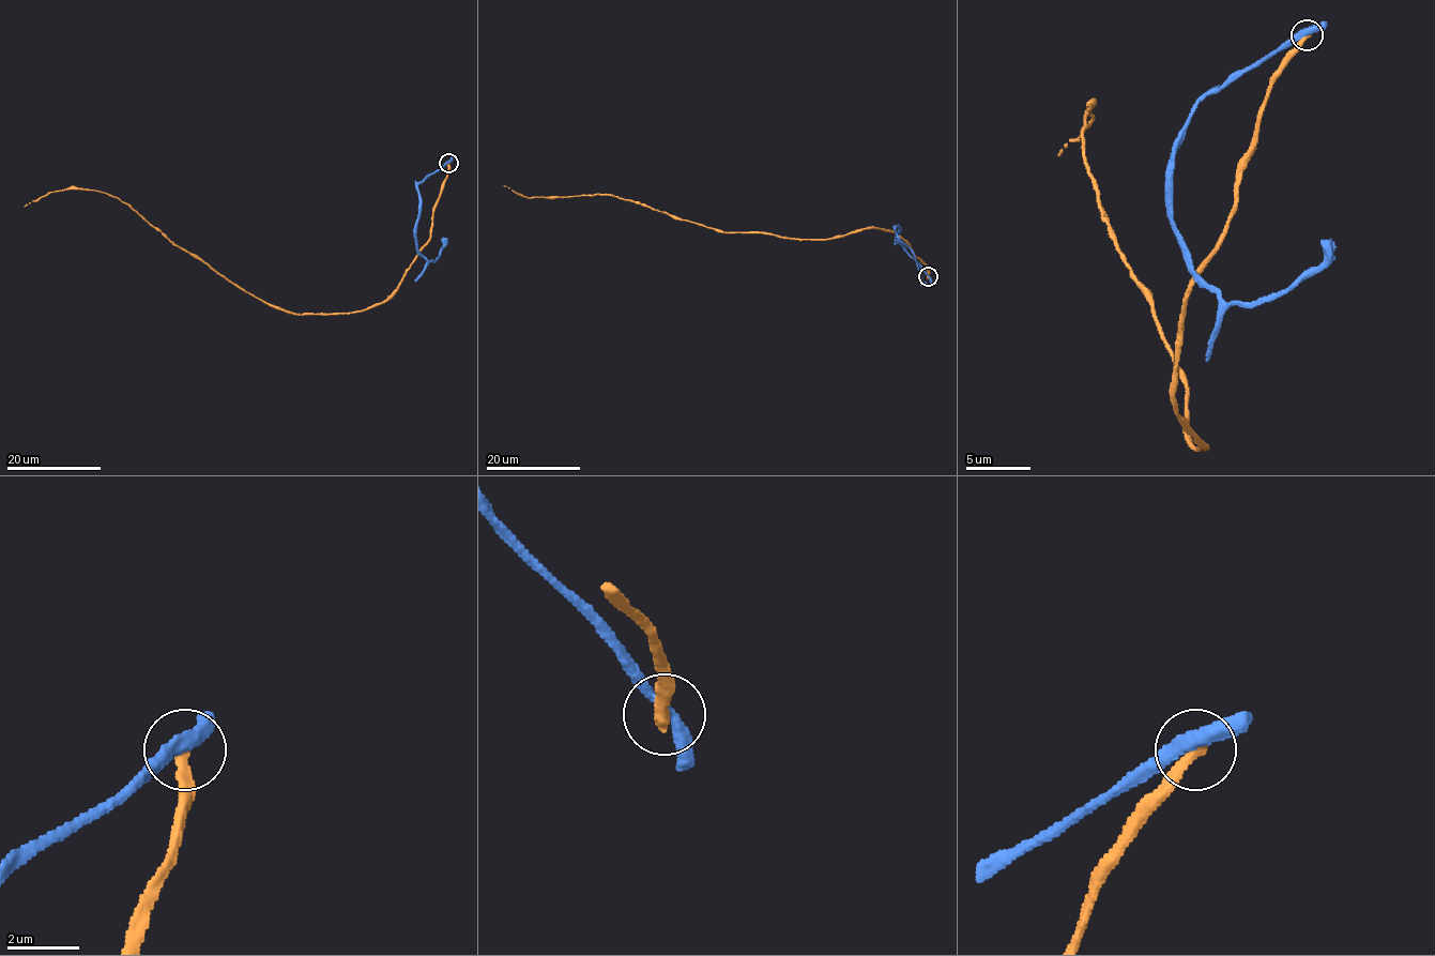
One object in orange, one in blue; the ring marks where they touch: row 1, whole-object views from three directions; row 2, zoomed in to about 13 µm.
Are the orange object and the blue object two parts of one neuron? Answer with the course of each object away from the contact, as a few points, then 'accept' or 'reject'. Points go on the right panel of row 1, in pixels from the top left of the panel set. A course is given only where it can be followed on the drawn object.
orange runs (1308, 34), (1269, 92), (1237, 211), (1186, 300), (1173, 403), (1205, 448), (1083, 156), (1089, 108), (1057, 156); blue runs (1308, 34), (1202, 102), (1173, 156), (1173, 227), (1189, 264), (1227, 303), (1292, 290), (1324, 258), (1330, 239); reject

